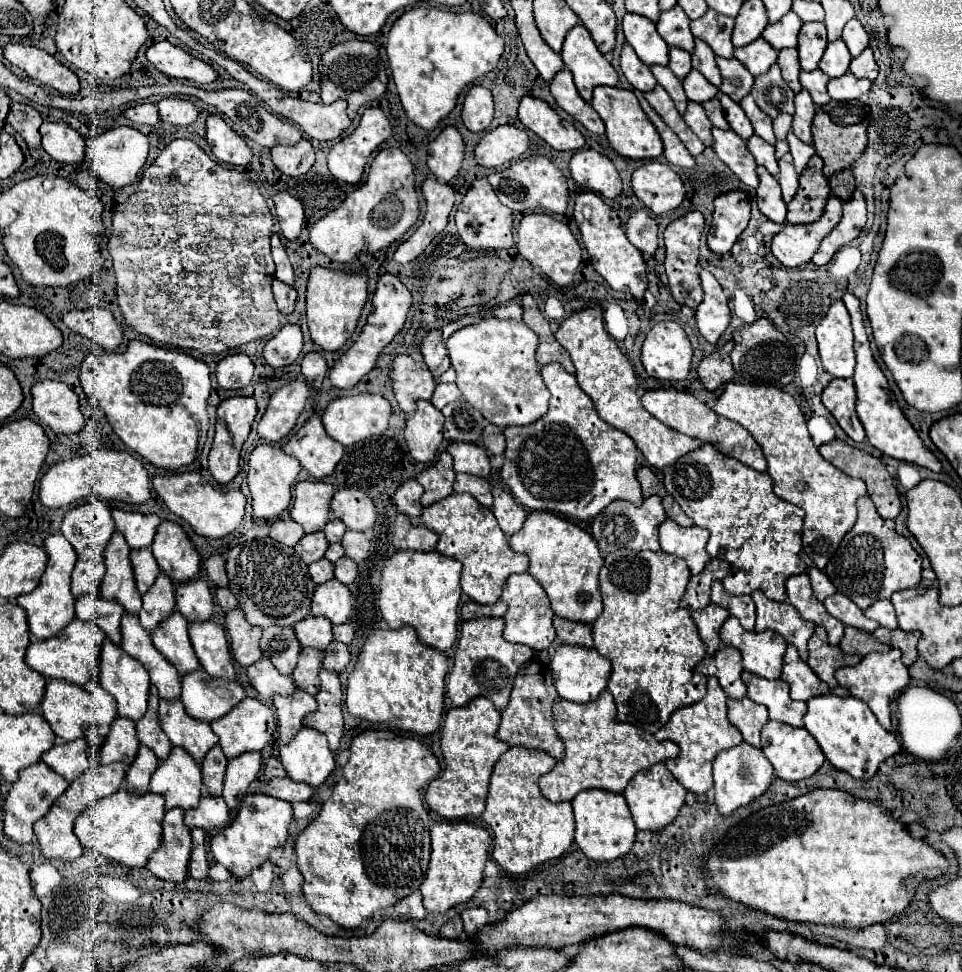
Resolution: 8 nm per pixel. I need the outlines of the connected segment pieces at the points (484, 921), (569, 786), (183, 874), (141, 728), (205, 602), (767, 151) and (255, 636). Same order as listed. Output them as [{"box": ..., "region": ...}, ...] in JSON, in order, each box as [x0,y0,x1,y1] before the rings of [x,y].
[{"box":[461,908,489,938],"region":[[[465,908],[461,912],[461,918],[463,918],[463,924],[465,924],[465,936],[467,938],[475,936],[481,928],[485,928],[489,924],[485,908]]]},{"box":[539,690,679,802],"region":[[[603,690],[599,698],[587,704],[573,704],[559,700],[553,706],[555,730],[565,746],[565,758],[555,764],[555,768],[539,778],[541,792],[551,802],[571,802],[581,790],[601,788],[621,794],[629,780],[645,768],[657,762],[665,762],[679,754],[677,744],[659,742],[655,736],[633,728],[631,724],[619,724],[615,720],[613,696]]]},{"box":[147,808,191,882],"region":[[[173,808],[165,812],[163,844],[153,852],[147,870],[161,880],[183,882],[187,878],[187,864],[191,856],[191,832],[183,824],[183,810]]]},{"box":[137,686,171,760],"region":[[[151,686],[149,708],[147,708],[145,716],[141,718],[141,722],[137,722],[137,738],[143,746],[153,750],[159,760],[167,760],[169,752],[171,752],[171,744],[169,744],[169,738],[165,736],[165,732],[159,726],[157,708],[159,708],[159,694],[157,694],[157,688]]]},{"box":[175,578,213,622],"region":[[[203,578],[179,584],[175,590],[175,600],[177,612],[181,612],[187,622],[207,622],[213,616],[213,598]]]},{"box":[747,134,779,176],"region":[[[755,134],[747,140],[747,148],[753,154],[753,158],[757,160],[757,164],[765,166],[773,176],[777,176],[779,166],[777,166],[777,160],[775,160],[775,148],[771,144],[767,144],[763,138],[759,138]]]},{"box":[225,608,261,668],"region":[[[239,608],[225,614],[225,630],[231,640],[233,656],[241,666],[247,668],[261,658],[261,648],[259,648],[261,628],[247,624]]]}]

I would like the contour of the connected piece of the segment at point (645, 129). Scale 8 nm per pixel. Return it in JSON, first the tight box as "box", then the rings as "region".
{"box":[591,86,663,160],"region":[[[597,86],[595,92],[593,92],[591,106],[597,110],[601,120],[605,122],[605,128],[607,128],[605,134],[607,134],[609,144],[621,156],[633,158],[633,160],[645,160],[645,158],[653,160],[653,158],[659,158],[663,154],[663,142],[661,142],[657,130],[653,128],[651,120],[645,116],[643,108],[639,106],[637,96],[631,90],[611,88],[611,86]]]}

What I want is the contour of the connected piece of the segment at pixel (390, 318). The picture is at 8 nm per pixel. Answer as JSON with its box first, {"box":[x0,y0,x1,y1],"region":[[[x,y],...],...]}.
{"box":[329,274,411,388],"region":[[[383,274],[377,282],[377,292],[373,296],[373,312],[367,316],[367,324],[363,326],[361,336],[335,362],[335,366],[329,372],[329,380],[335,388],[353,388],[353,386],[357,386],[377,366],[377,356],[401,332],[401,328],[407,320],[409,308],[411,308],[411,292],[393,274]]]}

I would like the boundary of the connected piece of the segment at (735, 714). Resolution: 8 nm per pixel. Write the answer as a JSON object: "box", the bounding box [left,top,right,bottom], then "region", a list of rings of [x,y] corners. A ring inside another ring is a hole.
{"box":[727,698,769,748],"region":[[[749,698],[729,700],[729,702],[727,702],[727,708],[729,708],[729,710],[727,710],[729,720],[733,722],[735,728],[739,728],[739,732],[743,734],[743,740],[745,740],[747,744],[751,744],[751,746],[761,748],[759,732],[761,732],[761,728],[765,726],[765,722],[769,720],[769,718],[767,718],[767,708],[755,704],[755,702],[749,700]]]}

